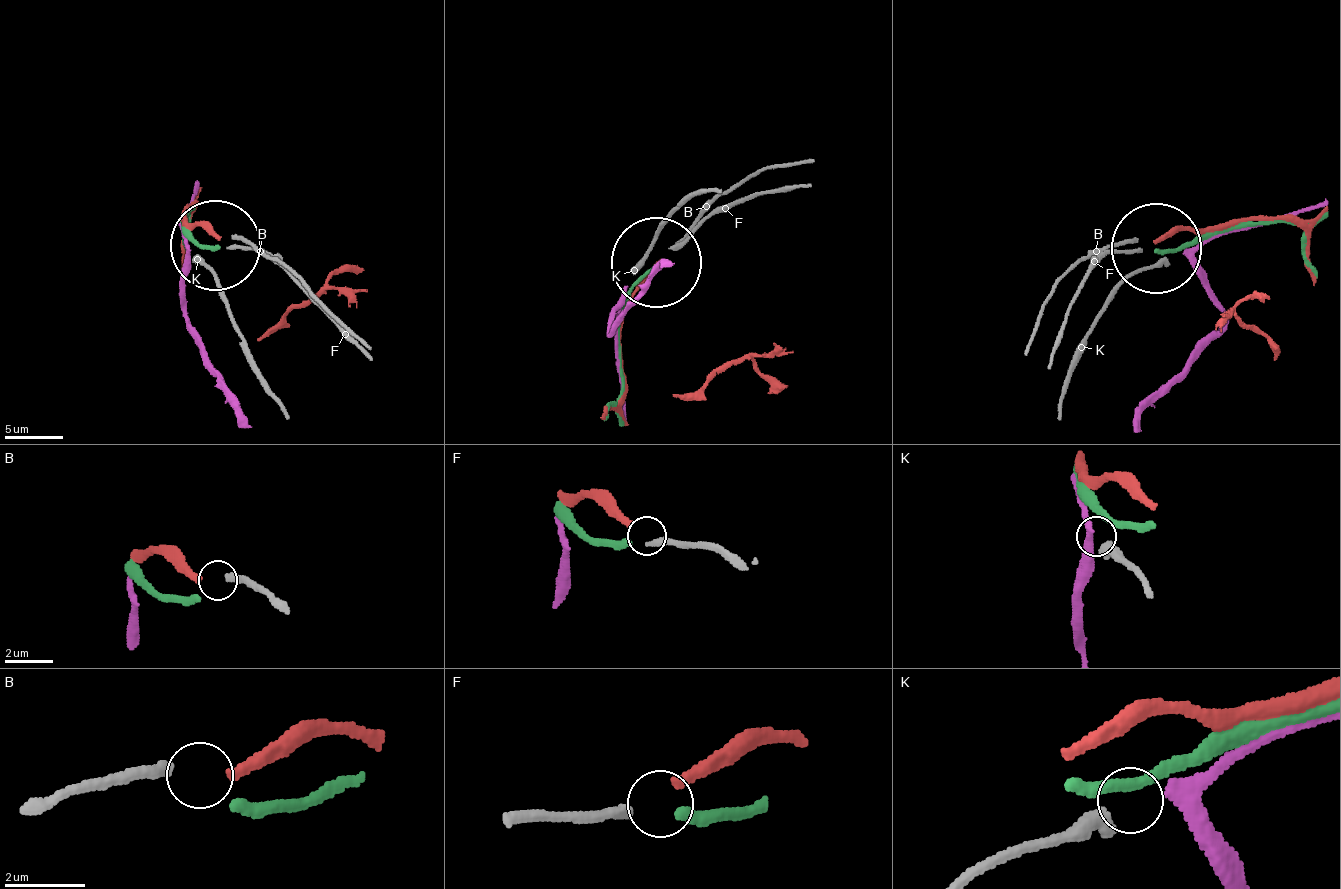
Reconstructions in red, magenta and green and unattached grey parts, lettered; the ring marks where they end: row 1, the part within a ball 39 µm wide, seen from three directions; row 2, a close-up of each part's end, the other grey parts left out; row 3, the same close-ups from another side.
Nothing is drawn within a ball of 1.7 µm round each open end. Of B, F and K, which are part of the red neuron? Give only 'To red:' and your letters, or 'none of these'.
To red: B

